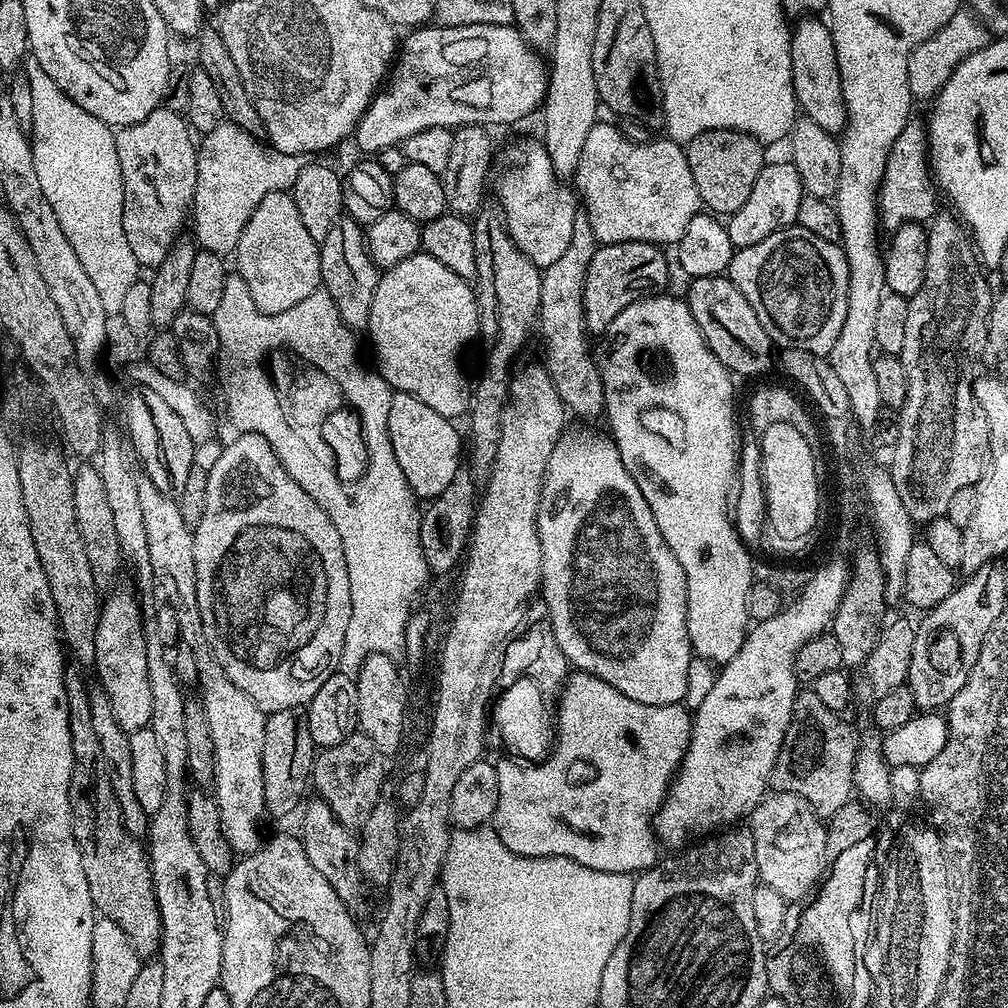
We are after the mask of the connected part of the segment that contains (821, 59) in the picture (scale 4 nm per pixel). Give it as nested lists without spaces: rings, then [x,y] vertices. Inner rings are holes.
[[[804,18],[791,29],[792,81],[799,111],[807,119],[818,122],[822,130],[833,134],[843,133],[846,106],[842,98],[842,78],[838,70],[838,54],[834,50],[831,27],[820,18]]]

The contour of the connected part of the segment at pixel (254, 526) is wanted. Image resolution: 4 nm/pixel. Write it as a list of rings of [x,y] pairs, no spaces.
[[[242,432],[233,435],[233,440],[225,446],[220,452],[220,457],[213,464],[207,465],[208,477],[206,478],[206,506],[202,514],[202,522],[194,529],[192,537],[194,538],[194,566],[196,567],[196,585],[198,586],[198,610],[202,614],[202,626],[206,626],[208,635],[208,644],[214,650],[220,665],[226,670],[230,682],[238,686],[260,707],[265,714],[271,714],[278,710],[287,708],[304,708],[318,694],[322,682],[330,678],[340,667],[342,650],[346,642],[346,626],[350,626],[350,614],[352,613],[352,603],[350,602],[350,578],[346,574],[346,554],[342,550],[342,538],[338,538],[338,530],[334,522],[286,474],[278,454],[258,434]]]

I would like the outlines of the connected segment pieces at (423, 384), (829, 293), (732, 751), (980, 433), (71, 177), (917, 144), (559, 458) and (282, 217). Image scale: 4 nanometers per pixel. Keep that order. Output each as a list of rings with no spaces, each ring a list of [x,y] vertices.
[[[417,254],[398,262],[398,266],[387,269],[381,275],[374,290],[374,302],[370,306],[367,335],[372,335],[372,348],[376,351],[376,364],[380,376],[397,392],[414,394],[426,402],[430,410],[442,414],[447,420],[463,417],[472,402],[473,385],[468,384],[464,364],[460,355],[464,347],[477,339],[480,331],[480,308],[476,304],[476,293],[469,281],[458,278],[438,258]]]
[[[799,226],[783,228],[770,234],[770,238],[762,238],[762,242],[754,242],[754,246],[735,249],[726,275],[742,294],[746,294],[746,302],[754,306],[754,314],[758,314],[758,322],[762,322],[773,345],[827,357],[834,342],[838,342],[842,322],[846,322],[848,301],[848,259],[839,243],[818,238]]]
[[[847,563],[828,564],[824,569],[815,571],[813,581],[798,593],[792,600],[796,601],[789,608],[788,605],[781,607],[774,618],[766,618],[749,627],[742,650],[738,650],[738,654],[734,654],[734,658],[730,658],[730,662],[716,672],[716,681],[714,686],[710,686],[710,694],[702,706],[694,709],[692,737],[684,761],[668,786],[662,806],[656,811],[656,839],[663,847],[665,844],[672,848],[668,850],[683,849],[689,842],[707,838],[743,821],[740,820],[743,816],[744,819],[751,817],[753,810],[760,805],[769,791],[774,762],[782,750],[782,742],[794,714],[798,691],[796,655],[802,646],[806,646],[806,642],[825,635],[831,629],[832,620],[848,589],[849,575]]]
[[[947,214],[937,215],[935,219],[927,225],[928,245],[926,246],[926,276],[923,279],[922,288],[908,300],[908,309],[906,310],[906,335],[902,350],[899,357],[902,366],[906,370],[906,402],[898,410],[898,419],[900,423],[901,437],[898,438],[896,445],[890,448],[892,454],[892,465],[890,471],[894,478],[894,486],[898,486],[898,494],[902,498],[902,502],[906,505],[906,510],[910,512],[910,518],[916,521],[917,525],[927,525],[929,520],[937,520],[940,516],[948,514],[950,506],[950,498],[954,498],[954,494],[958,494],[958,490],[966,490],[980,482],[985,467],[988,463],[990,455],[988,443],[990,442],[990,426],[986,422],[986,414],[982,410],[982,406],[978,403],[977,397],[972,396],[972,372],[981,371],[982,361],[984,358],[984,347],[986,346],[986,334],[988,333],[988,319],[992,313],[992,301],[994,292],[988,289],[988,280],[985,269],[982,267],[978,253],[972,243],[972,237],[966,231],[963,224],[955,215]]]
[[[32,66],[26,75],[30,86],[31,97],[34,98],[33,128],[30,133],[32,153],[34,154],[34,170],[38,170],[38,183],[42,185],[42,194],[46,194],[50,206],[54,206],[54,214],[58,214],[58,222],[70,238],[70,246],[74,246],[74,254],[78,254],[78,262],[82,262],[90,282],[98,289],[102,297],[102,306],[106,306],[108,315],[118,315],[122,310],[122,301],[130,291],[128,284],[134,286],[132,272],[141,275],[141,265],[132,268],[134,254],[128,252],[130,242],[126,242],[126,230],[122,230],[122,206],[124,205],[124,179],[122,166],[118,166],[118,150],[113,129],[94,118],[94,114],[86,114],[78,102],[74,102],[38,66]]]
[[[916,118],[909,119],[907,126],[902,130],[902,134],[898,134],[898,138],[894,142],[894,146],[890,150],[890,154],[886,158],[886,170],[882,174],[882,182],[880,183],[880,191],[878,193],[878,220],[881,225],[884,224],[888,227],[888,230],[895,230],[898,227],[903,226],[906,223],[910,223],[912,221],[915,222],[928,222],[933,219],[937,215],[938,209],[936,209],[936,196],[938,200],[937,191],[934,189],[934,181],[932,178],[932,173],[928,167],[928,129],[925,127],[923,123],[920,124],[916,121]]]
[[[565,431],[560,441],[554,446],[550,454],[550,462],[546,466],[544,485],[538,506],[538,538],[542,546],[542,596],[548,607],[547,623],[551,624],[556,639],[559,655],[564,655],[573,665],[575,671],[585,672],[594,678],[602,678],[626,698],[634,698],[634,702],[642,702],[650,706],[663,704],[679,704],[686,694],[686,674],[690,674],[690,662],[694,659],[692,643],[688,637],[688,591],[686,590],[686,574],[674,558],[670,546],[666,546],[666,538],[662,538],[662,530],[658,530],[658,522],[654,522],[654,514],[642,498],[642,490],[638,490],[638,482],[626,470],[622,462],[622,454],[618,454],[618,446],[611,435],[600,432],[572,432]]]
[[[287,191],[268,192],[258,203],[238,238],[234,258],[235,271],[246,282],[250,298],[254,298],[254,306],[258,306],[260,312],[271,316],[298,306],[302,298],[310,298],[310,294],[314,294],[321,287],[320,245],[314,238],[310,238],[310,233],[302,222],[302,214],[298,214],[298,206]]]

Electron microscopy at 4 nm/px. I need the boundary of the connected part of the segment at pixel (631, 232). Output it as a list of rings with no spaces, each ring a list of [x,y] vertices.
[[[598,122],[586,134],[582,154],[574,173],[575,191],[582,201],[583,215],[588,217],[590,230],[594,230],[600,244],[633,244],[646,242],[657,246],[674,246],[686,234],[686,226],[701,211],[698,186],[694,186],[694,174],[690,174],[688,153],[673,140],[653,139],[645,144],[636,144],[623,135],[619,127]]]

